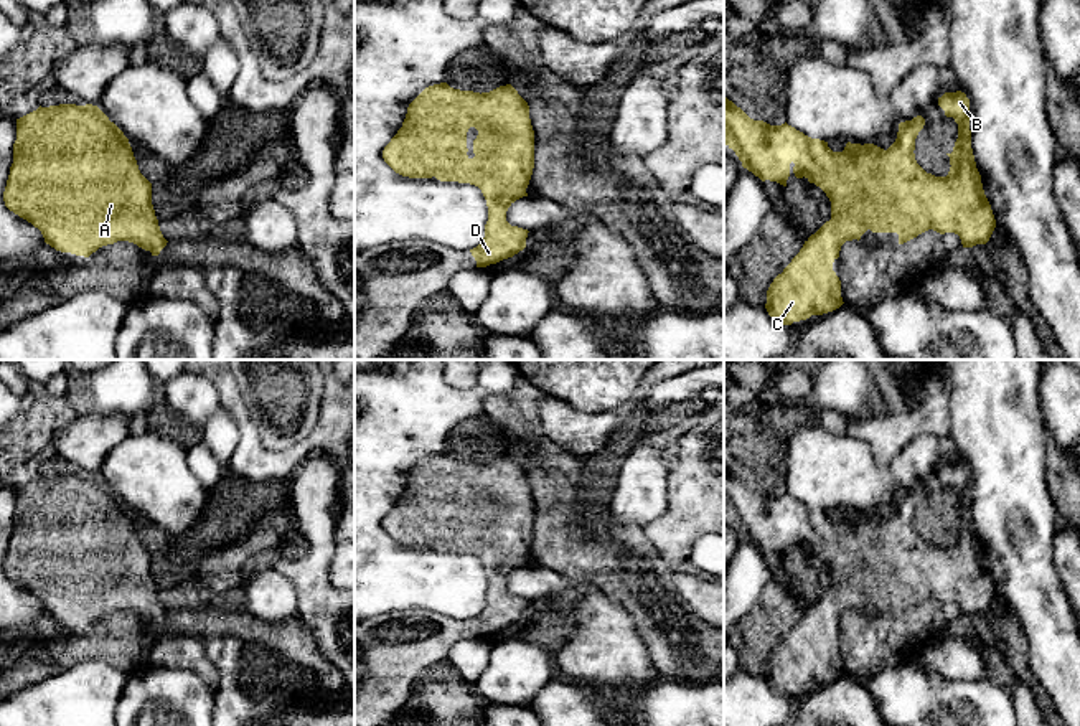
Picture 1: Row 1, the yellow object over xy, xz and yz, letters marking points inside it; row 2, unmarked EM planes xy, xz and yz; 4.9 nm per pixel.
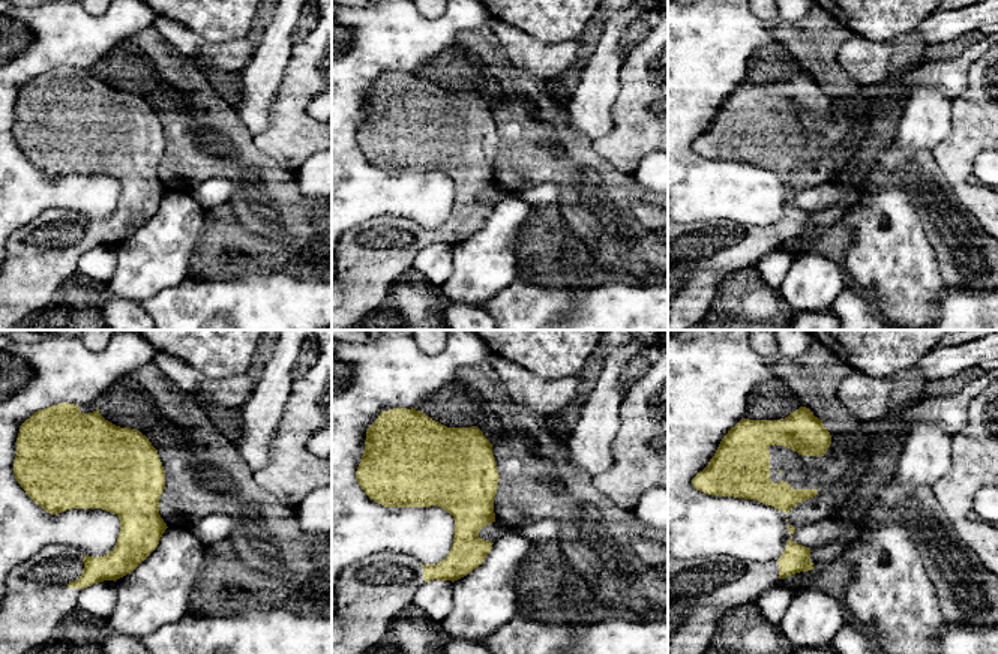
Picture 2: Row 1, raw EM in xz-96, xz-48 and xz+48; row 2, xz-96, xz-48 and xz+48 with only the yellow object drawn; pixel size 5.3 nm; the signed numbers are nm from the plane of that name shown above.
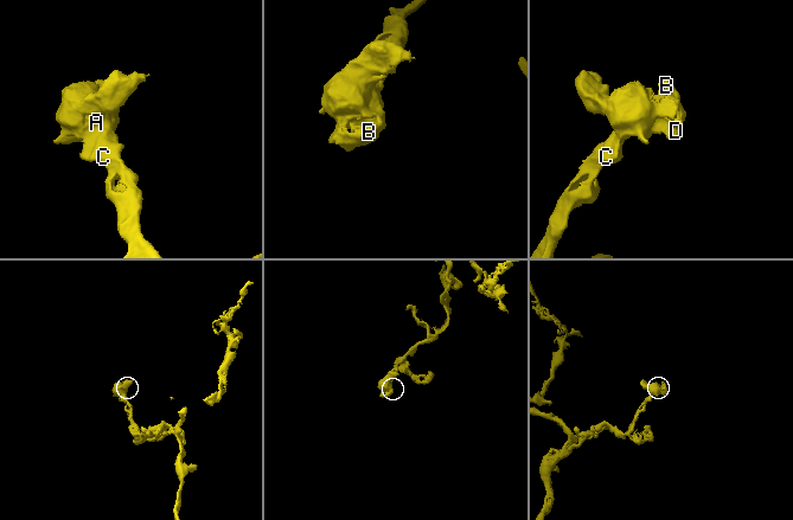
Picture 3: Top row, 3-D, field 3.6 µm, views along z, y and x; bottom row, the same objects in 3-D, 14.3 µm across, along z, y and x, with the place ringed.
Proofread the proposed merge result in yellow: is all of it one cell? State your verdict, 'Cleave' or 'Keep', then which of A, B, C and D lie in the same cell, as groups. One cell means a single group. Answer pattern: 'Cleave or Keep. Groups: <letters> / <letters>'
Keep. Groups: A B C D

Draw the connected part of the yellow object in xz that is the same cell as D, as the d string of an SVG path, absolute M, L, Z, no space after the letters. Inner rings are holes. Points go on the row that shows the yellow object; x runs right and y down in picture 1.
M447 82L425 87L409 104L402 127L384 147L383 158L402 177L435 177L440 182L470 183L481 190L488 221L483 241L470 249L477 267L496 264L526 248L529 231L511 226L506 221L506 211L516 200L528 196L526 188L534 168L534 130L529 106L511 84L481 94L453 89ZM470 127L478 130L473 140L473 158L467 155Z

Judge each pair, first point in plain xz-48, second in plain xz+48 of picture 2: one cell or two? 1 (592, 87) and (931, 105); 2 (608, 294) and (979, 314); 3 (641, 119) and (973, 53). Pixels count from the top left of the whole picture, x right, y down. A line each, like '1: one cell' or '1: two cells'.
1: one cell
2: one cell
3: two cells

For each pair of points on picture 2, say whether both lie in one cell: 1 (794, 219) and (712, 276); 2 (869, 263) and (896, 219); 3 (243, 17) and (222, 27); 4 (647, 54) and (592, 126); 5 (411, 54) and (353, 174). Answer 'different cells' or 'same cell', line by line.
1: same cell
2: same cell
3: same cell
4: different cells
5: same cell

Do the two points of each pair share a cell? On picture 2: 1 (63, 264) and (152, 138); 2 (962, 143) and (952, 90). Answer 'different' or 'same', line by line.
1: same
2: different

